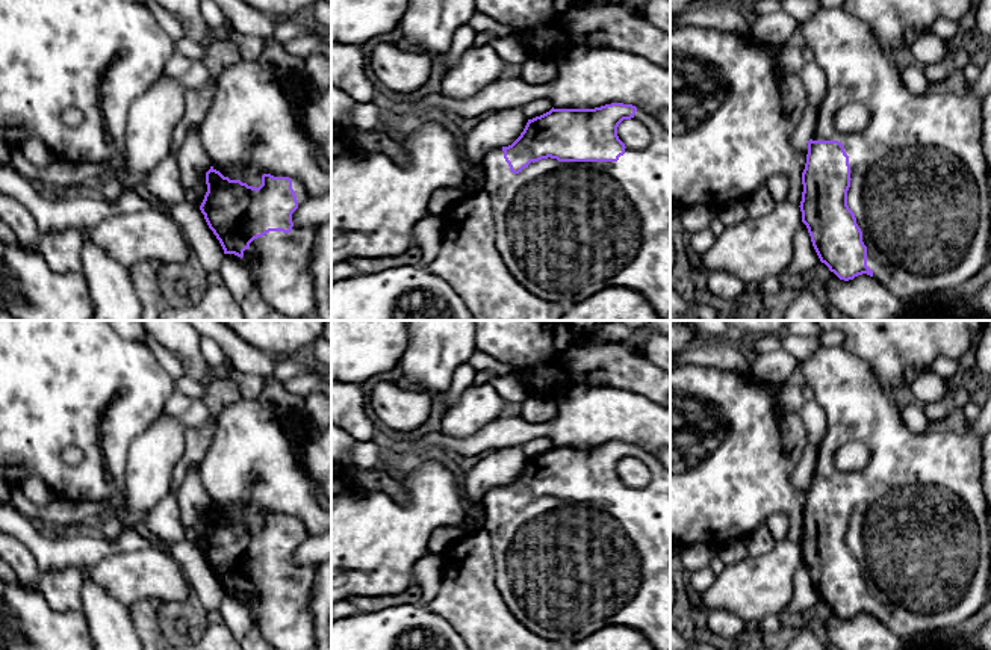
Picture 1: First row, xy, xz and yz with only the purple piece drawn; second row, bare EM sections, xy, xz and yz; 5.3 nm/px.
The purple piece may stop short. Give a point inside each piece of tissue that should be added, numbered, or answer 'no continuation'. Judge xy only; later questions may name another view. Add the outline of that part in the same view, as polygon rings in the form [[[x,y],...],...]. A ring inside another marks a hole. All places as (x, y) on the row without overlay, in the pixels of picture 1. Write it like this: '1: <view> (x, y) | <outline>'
1: xy (279, 600) | [[[294,564],[290,571],[269,570],[254,577],[244,590],[244,600],[250,609],[254,626],[277,650],[313,650],[315,624],[309,612],[313,594],[313,579],[318,565]]]

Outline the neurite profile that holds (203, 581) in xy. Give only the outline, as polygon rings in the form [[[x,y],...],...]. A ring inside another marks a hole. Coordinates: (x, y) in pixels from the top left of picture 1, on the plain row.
[[[185,538],[169,547],[169,552],[182,564],[186,579],[200,599],[204,612],[219,609],[224,588],[209,567],[200,546]]]

